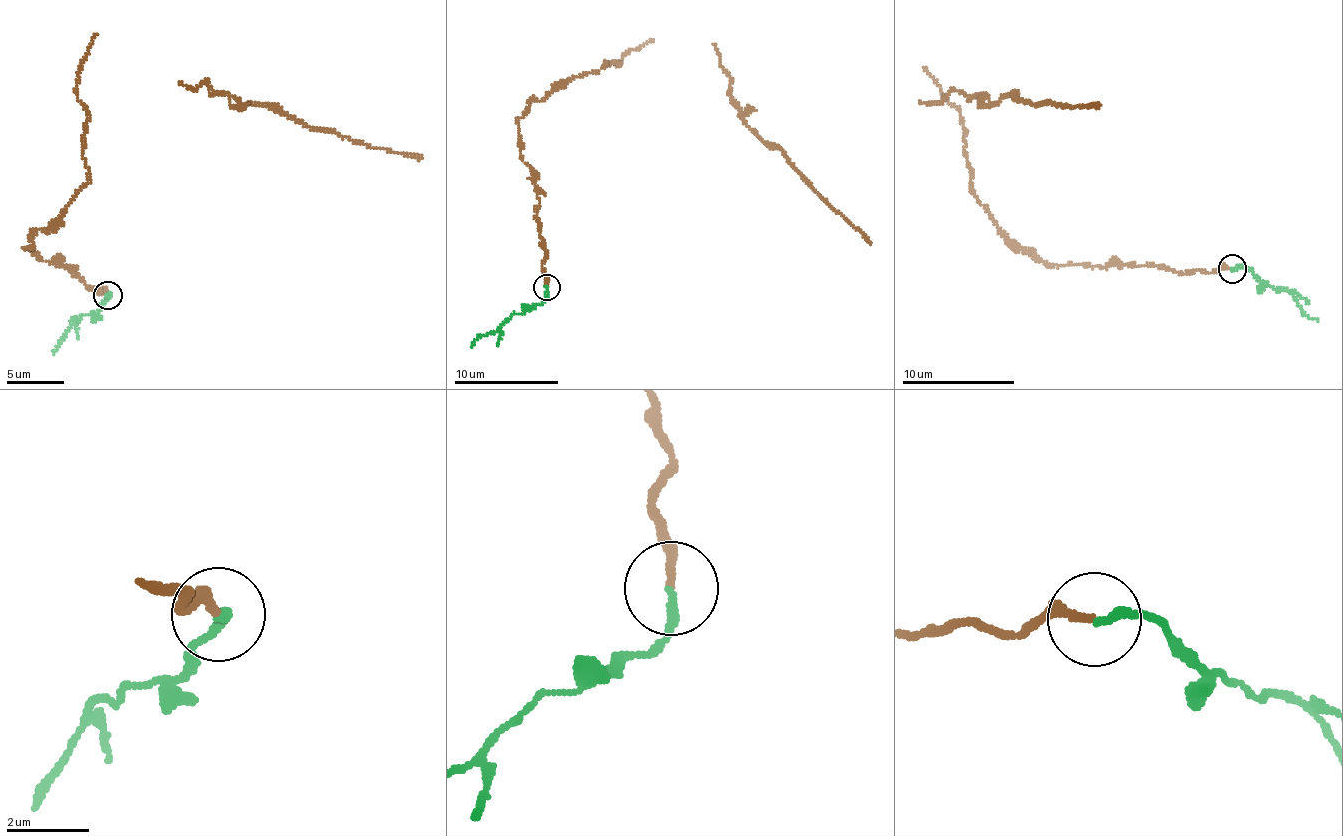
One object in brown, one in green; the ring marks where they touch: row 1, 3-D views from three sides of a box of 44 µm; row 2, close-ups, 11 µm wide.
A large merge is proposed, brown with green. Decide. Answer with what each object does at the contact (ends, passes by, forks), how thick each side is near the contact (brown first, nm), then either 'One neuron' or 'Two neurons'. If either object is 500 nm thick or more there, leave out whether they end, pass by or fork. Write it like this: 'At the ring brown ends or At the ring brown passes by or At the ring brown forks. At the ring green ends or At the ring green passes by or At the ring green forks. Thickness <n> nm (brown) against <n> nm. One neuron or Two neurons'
At the ring brown ends. At the ring green ends. Thickness 180 nm (brown) against 200 nm. Two neurons

